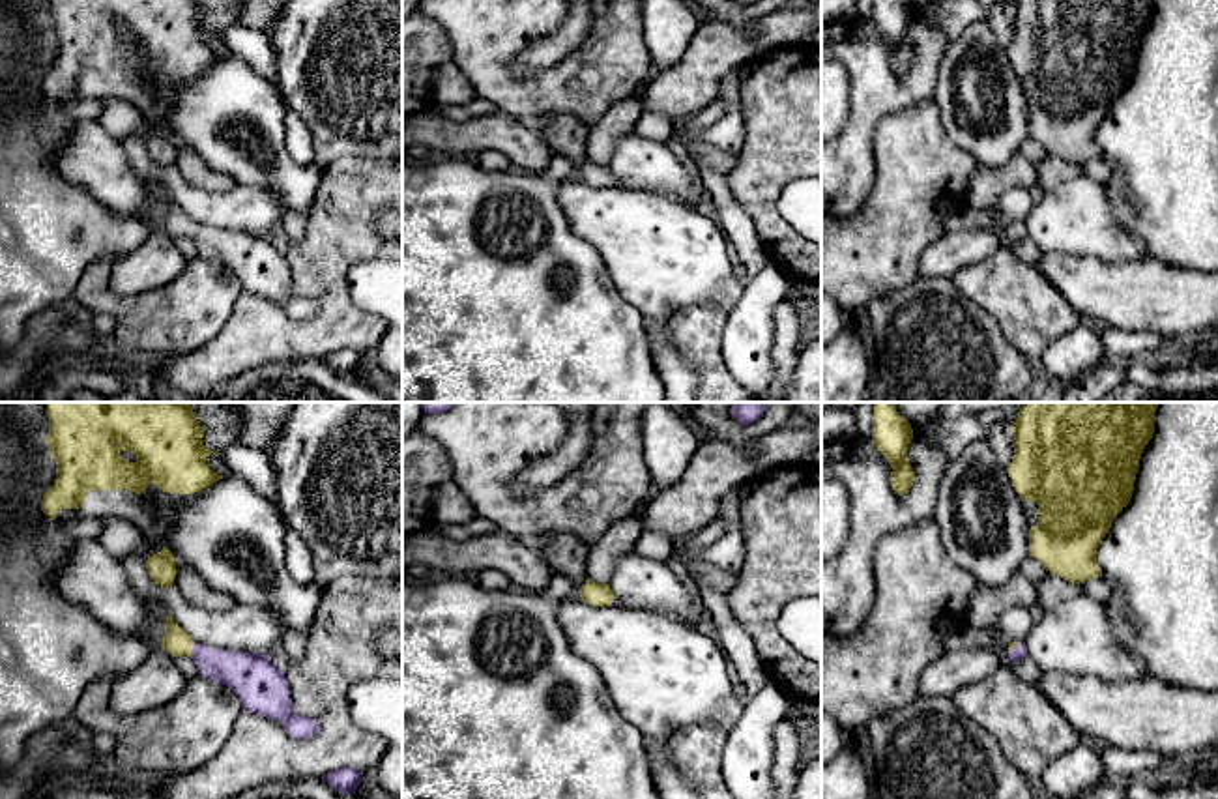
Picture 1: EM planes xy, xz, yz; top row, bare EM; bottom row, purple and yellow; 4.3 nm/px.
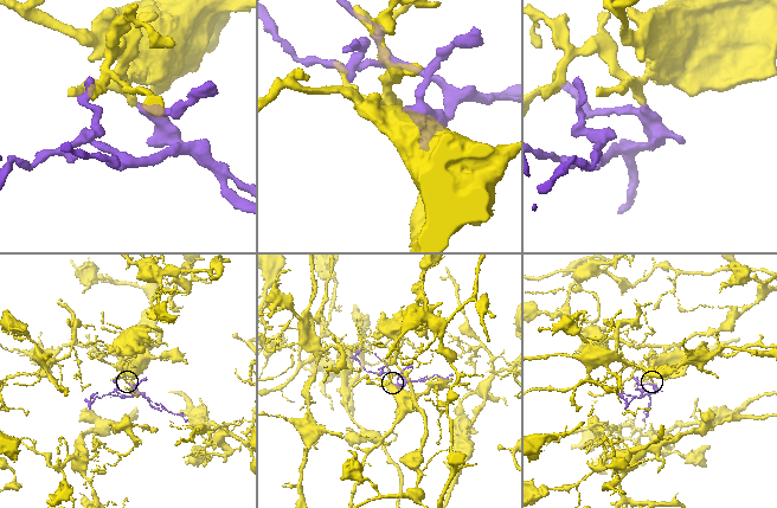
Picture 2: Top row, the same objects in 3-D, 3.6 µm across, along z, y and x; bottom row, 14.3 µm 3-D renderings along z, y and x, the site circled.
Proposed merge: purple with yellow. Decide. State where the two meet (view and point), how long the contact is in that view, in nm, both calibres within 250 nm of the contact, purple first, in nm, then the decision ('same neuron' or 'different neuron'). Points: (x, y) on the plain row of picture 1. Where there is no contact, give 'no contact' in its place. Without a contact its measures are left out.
xy (191, 231) | 70 nm | 180/110 nm | same neuron

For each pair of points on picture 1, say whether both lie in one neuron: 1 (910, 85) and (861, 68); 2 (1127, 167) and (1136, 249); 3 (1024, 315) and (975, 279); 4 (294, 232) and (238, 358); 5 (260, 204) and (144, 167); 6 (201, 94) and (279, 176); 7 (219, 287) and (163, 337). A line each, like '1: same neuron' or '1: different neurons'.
1: same neuron
2: different neurons
3: same neuron
4: different neurons
5: same neuron
6: same neuron
7: same neuron

